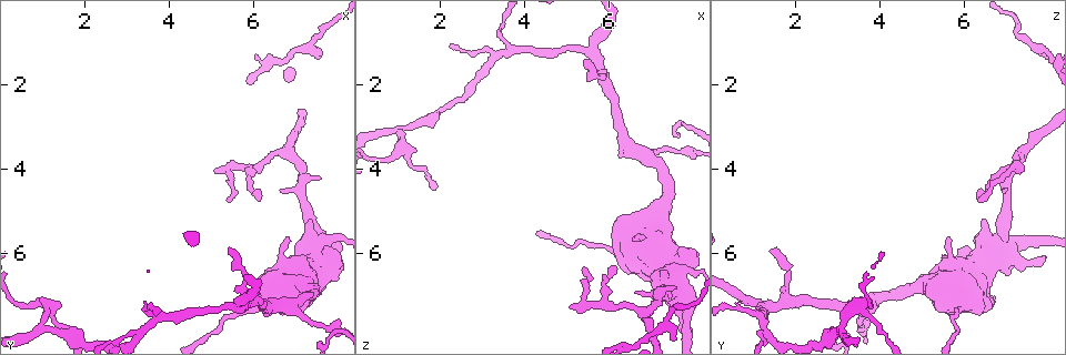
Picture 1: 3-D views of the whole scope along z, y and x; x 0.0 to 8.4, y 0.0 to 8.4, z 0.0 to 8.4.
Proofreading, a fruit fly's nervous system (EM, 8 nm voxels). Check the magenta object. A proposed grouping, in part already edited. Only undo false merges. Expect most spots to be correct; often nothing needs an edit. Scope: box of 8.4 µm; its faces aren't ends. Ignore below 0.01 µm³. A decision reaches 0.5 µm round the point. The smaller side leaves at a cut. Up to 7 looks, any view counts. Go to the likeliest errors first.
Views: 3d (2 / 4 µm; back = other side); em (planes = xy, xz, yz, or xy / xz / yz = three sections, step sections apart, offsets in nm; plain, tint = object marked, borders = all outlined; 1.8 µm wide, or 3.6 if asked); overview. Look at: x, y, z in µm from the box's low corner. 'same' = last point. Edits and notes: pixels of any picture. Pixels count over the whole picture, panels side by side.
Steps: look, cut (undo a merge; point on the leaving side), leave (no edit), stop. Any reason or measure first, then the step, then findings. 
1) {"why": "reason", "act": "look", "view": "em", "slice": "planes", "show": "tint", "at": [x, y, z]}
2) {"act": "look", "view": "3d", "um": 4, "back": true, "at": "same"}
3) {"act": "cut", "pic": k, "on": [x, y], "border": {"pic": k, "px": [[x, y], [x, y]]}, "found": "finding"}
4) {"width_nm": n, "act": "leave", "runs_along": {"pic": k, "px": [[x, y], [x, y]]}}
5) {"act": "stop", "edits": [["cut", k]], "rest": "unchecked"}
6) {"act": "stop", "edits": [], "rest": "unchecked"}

{"why": "sharp bend", "act": "look", "view": "3d", "um": 4, "at": [7.75, 5.90, 7.00]}

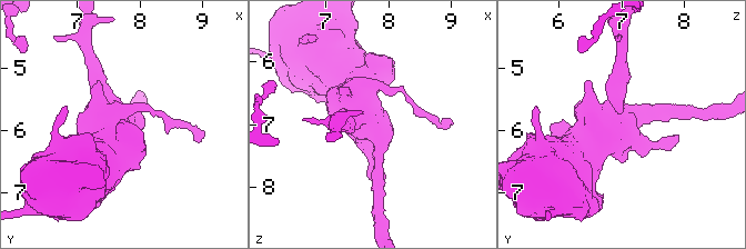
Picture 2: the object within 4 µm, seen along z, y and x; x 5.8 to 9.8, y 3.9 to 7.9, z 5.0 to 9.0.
{"why": "shape alone is not enough", "act": "look", "view": "em", "um": 3.6, "slice": "planes", "show": "tint", "at": [7.75, 5.95, 6.95]}

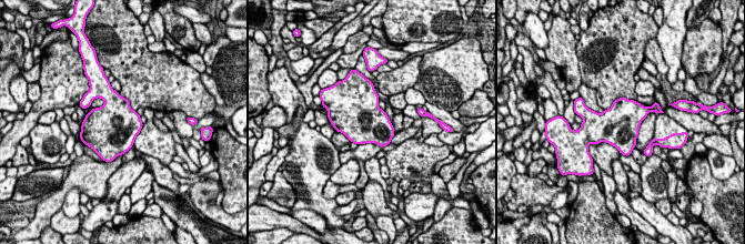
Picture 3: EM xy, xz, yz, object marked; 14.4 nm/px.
{"act": "leave", "found": "continuous, no second cell"}

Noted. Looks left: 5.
{"why": "side arm on a straight run", "act": "look", "view": "em", "slice": "xz", "step": 16, "show": "tint", "at": [5.95, 3.95, 7.30]}

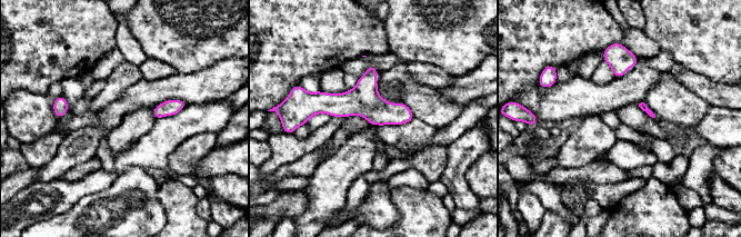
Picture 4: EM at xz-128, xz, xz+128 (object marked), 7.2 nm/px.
{"act": "leave", "runs_along": {"pic": 4, "px": [[307, 110], [370, 105], [410, 116]]}, "found": "one cell here"}

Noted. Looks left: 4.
{"act": "look", "view": "em", "slice": "planes", "show": "tint", "at": [6.95, 7.25, 3.75]}

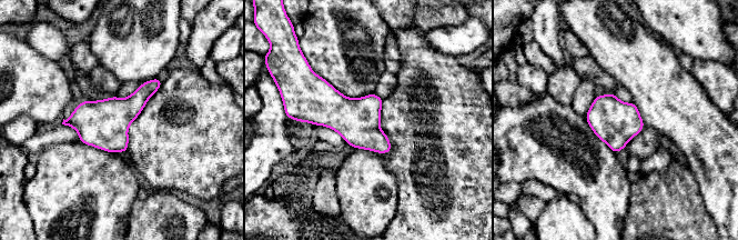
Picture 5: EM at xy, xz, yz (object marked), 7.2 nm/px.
{"act": "leave", "found": "all the same cell"}

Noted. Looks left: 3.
{"act": "stop", "edits": [], "rest": "unchecked"}

